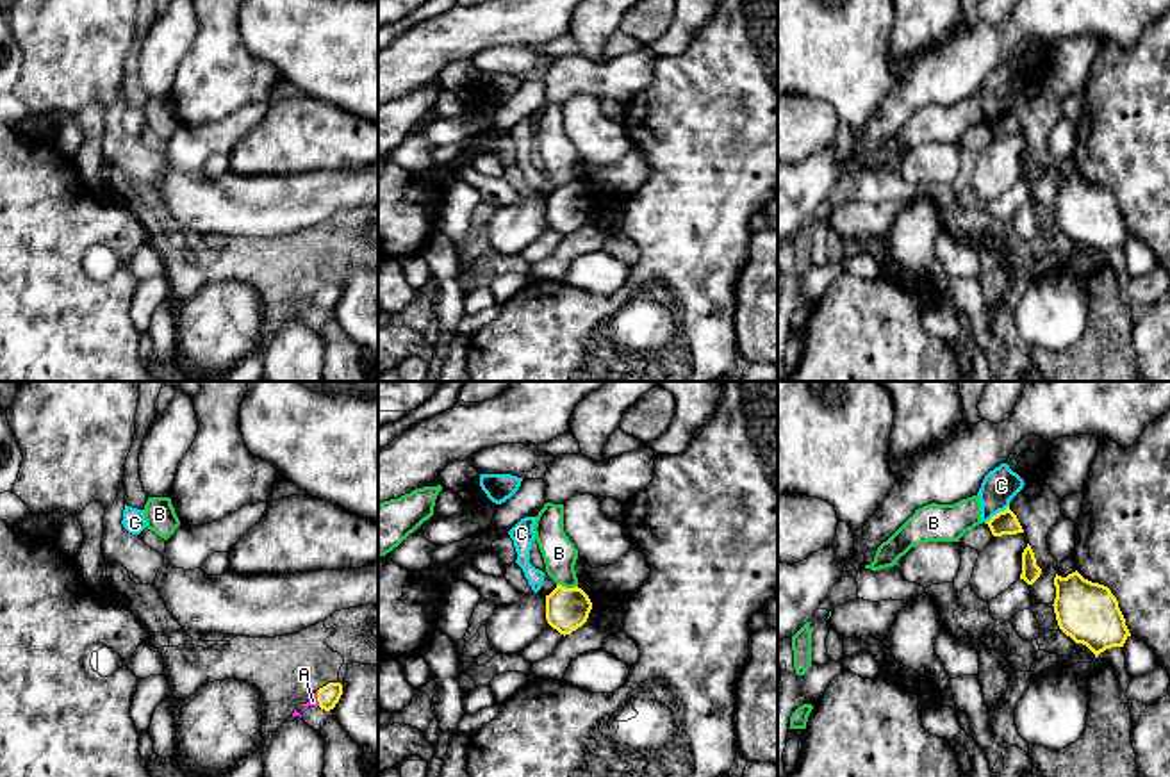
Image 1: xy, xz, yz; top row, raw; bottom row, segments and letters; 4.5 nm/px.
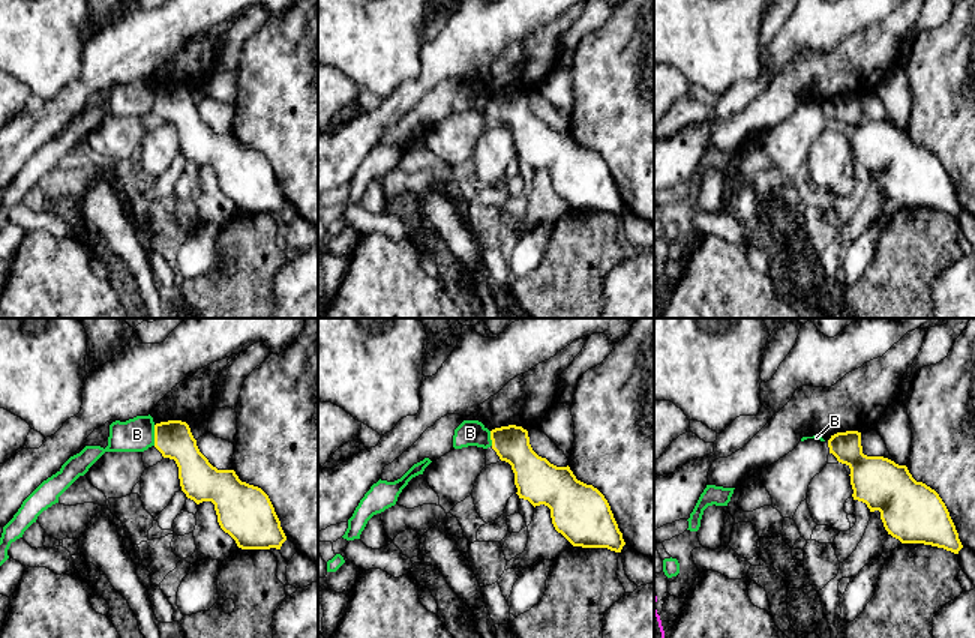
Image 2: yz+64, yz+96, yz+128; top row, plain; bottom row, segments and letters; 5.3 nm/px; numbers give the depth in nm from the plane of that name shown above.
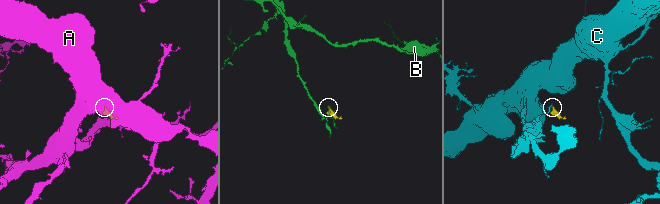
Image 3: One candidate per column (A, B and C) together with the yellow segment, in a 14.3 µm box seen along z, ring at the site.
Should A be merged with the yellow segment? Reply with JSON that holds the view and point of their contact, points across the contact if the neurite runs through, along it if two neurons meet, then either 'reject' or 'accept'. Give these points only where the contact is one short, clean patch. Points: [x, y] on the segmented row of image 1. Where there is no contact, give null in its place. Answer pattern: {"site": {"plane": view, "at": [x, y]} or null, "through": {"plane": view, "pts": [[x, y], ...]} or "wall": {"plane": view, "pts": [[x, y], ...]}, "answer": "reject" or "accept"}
{"site": {"plane": "xy", "at": [318, 699]}, "through": {"plane": "xy", "pts": [[329, 695], [318, 699], [313, 701]]}, "answer": "accept"}

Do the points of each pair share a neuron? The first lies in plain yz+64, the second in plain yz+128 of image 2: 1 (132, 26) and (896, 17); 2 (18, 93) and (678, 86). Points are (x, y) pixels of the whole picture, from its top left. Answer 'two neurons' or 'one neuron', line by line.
1: two neurons
2: one neuron

